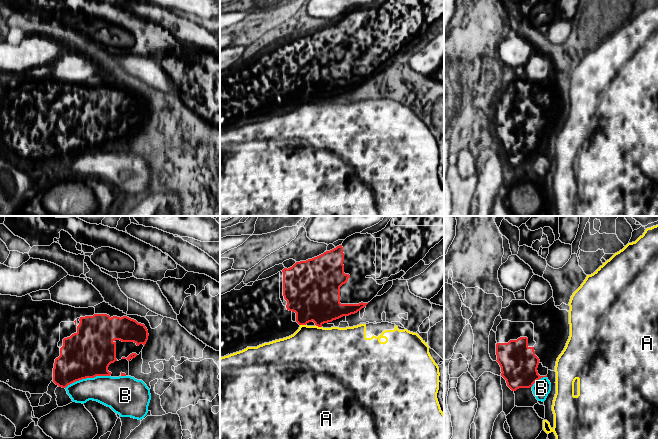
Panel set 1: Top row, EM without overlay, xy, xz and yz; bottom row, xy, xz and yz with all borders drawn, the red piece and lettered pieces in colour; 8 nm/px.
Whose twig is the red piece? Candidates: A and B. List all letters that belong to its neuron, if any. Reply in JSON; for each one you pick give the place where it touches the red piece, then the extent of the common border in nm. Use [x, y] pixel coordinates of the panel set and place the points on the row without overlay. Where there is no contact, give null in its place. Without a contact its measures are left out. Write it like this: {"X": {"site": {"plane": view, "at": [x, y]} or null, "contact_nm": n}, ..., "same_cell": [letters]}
{"same_cell": []}

